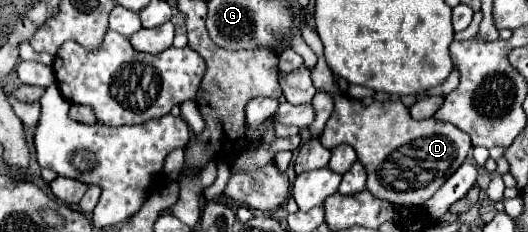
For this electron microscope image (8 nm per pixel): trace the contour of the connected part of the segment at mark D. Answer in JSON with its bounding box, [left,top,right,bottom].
[301,22,471,205]

